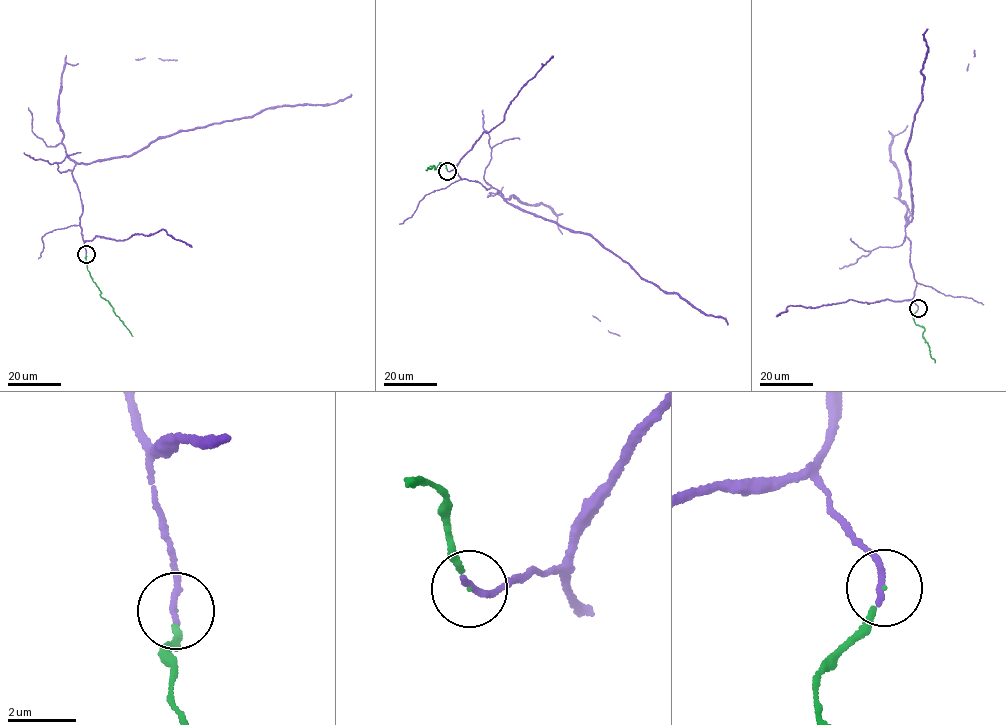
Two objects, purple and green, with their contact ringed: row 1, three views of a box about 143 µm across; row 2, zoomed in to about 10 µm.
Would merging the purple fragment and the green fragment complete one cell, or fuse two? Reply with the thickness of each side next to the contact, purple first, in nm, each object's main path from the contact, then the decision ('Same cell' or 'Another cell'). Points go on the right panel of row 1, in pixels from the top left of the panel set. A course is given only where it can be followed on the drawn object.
Thickness 200 nm (purple) against 90 nm. Course of purple: (918, 308), (905, 230), (912, 196), (905, 154), (922, 100), (927, 29). Course of green: (918, 308), (913, 315), (914, 323), (924, 328), (922, 335), (934, 362). Same cell

